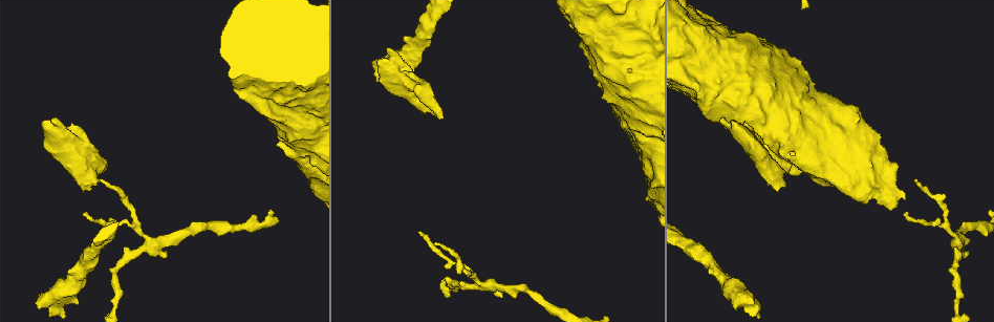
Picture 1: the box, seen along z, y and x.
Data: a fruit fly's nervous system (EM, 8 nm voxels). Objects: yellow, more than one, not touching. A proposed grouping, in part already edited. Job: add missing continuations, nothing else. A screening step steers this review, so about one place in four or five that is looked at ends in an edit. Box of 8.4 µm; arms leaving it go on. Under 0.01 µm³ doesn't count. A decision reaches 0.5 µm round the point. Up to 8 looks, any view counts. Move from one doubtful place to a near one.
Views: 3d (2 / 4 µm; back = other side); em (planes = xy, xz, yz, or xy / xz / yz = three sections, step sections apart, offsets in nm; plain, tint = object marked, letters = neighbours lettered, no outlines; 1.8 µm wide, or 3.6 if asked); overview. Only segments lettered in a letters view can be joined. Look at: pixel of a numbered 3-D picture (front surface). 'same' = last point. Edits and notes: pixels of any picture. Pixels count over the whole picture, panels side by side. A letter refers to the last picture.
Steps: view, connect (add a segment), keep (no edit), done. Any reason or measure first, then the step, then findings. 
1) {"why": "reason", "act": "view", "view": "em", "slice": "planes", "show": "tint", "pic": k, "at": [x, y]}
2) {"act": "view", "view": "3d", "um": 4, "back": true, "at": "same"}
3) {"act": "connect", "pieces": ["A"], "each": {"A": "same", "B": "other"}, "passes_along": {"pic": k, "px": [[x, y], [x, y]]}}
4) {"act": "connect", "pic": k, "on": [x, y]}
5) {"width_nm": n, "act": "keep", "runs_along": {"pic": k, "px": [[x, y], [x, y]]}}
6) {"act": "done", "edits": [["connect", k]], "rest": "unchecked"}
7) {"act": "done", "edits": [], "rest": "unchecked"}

{"why": "an open end", "act": "view", "view": "3d", "um": 4, "back": true, "pic": 1, "at": [414, 73]}

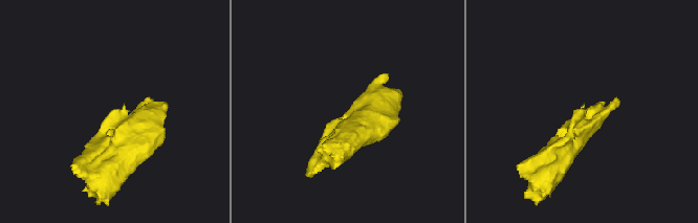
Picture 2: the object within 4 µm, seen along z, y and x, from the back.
{"why": "need the tissue", "act": "view", "view": "em", "slice": "planes", "show": "letters", "pic": 2, "at": [580, 109]}

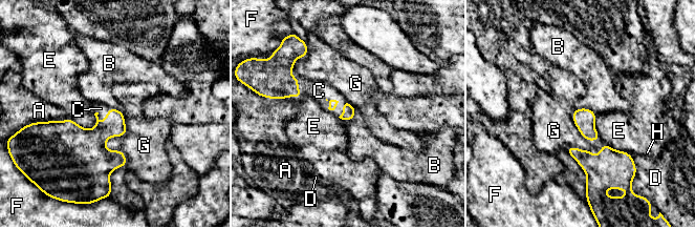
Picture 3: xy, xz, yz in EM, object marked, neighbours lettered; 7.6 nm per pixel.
{"act": "connect", "pieces": ["C"], "each": {"A": "other", "B": "other", "C": "same", "D": "other", "E": "other", "F": "other", "G": "other", "H": "other"}, "found": "it goes on there"}

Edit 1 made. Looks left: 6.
{"why": "arms part here", "act": "view", "view": "3d", "um": 4, "pic": 1, "at": [470, 272]}

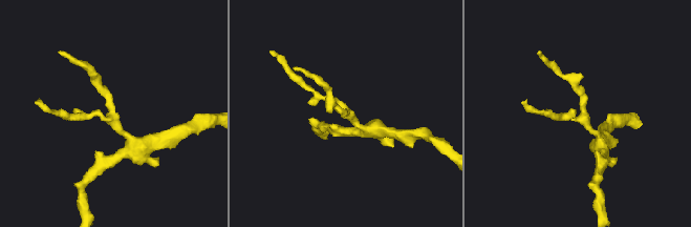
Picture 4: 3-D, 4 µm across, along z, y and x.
{"why": "shape alone is not enough", "act": "view", "view": "em", "um": 3.6, "slice": "planes", "show": "tint", "pic": 4, "at": [580, 113]}

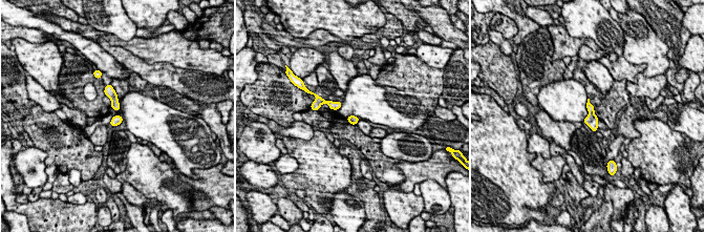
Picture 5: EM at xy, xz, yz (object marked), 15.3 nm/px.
{"act": "view", "view": "em", "um": 3.6, "slice": "planes", "show": "letters", "at": "same"}

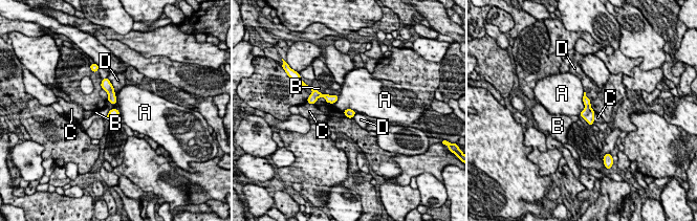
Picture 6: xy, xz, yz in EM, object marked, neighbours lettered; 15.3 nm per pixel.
{"act": "keep", "each": {"A": "other", "B": "other", "C": "other", "D": "other"}, "border": {"pic": 6, "px": [[114, 89], [115, 103], [112, 105]]}, "found": "no lettered segment goes on from it"}

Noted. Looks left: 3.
{"why": "branch stops here", "act": "view", "view": "em", "slice": "xy", "step": 16, "show": "letters", "pic": 1, "at": [38, 306]}

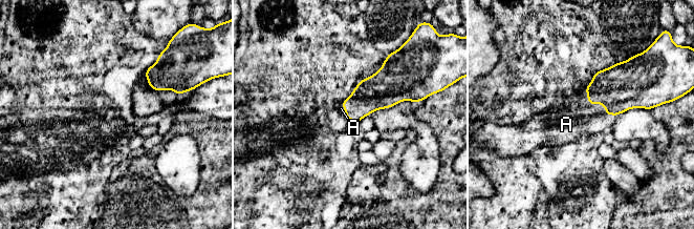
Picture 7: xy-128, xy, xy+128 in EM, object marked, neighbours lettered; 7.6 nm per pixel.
{"act": "view", "view": "em", "slice": "planes", "show": "letters", "at": "same"}

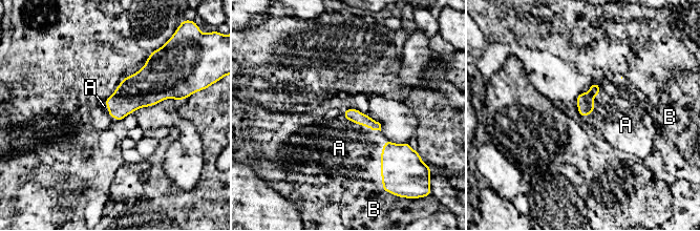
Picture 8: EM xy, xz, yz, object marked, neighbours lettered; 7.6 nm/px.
{"act": "connect", "pieces": ["A"], "each": {"A": "same", "B": "other"}, "passes_along": {"pic": 8, "px": [[353, 114], [359, 124], [339, 148]]}, "found": "it goes on there"}

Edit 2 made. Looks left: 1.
{"act": "done", "edits": [["connect", 3], ["connect", 8]], "rest": "unchecked"}

